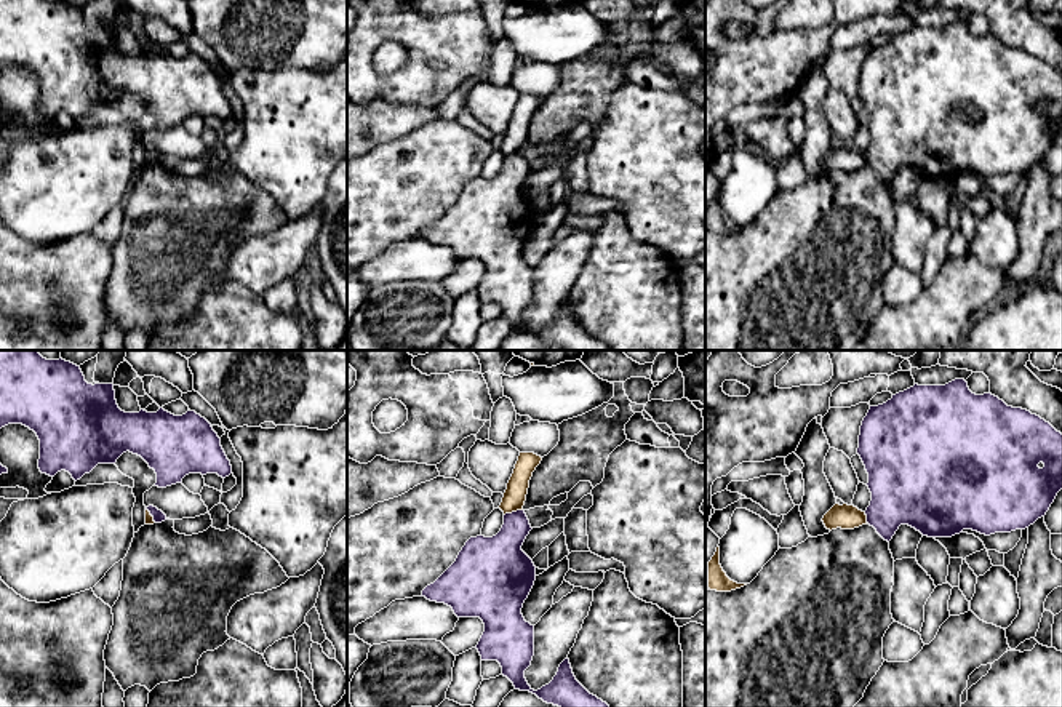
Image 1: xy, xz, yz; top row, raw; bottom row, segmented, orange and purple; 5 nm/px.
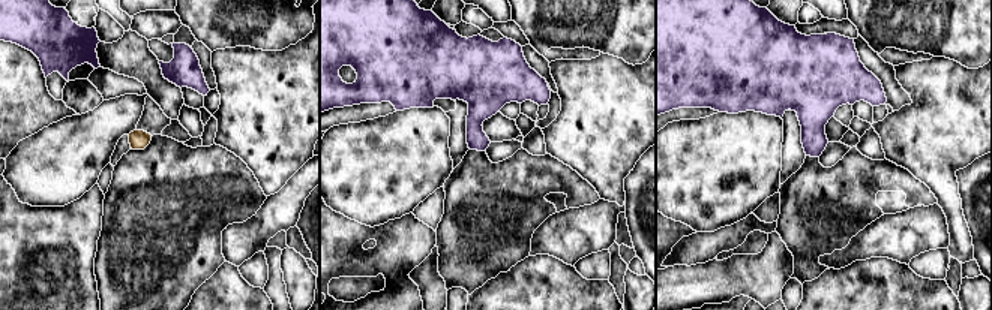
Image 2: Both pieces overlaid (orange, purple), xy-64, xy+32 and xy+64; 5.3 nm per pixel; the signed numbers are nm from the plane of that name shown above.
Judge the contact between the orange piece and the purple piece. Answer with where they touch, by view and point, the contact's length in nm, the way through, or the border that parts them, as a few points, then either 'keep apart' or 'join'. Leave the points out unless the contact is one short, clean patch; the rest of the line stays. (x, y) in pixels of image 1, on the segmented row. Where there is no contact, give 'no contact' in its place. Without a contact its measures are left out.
meets orange in xz at (512, 511); contact 100 nm long; border along xz (522, 509), (504, 515); keep apart

